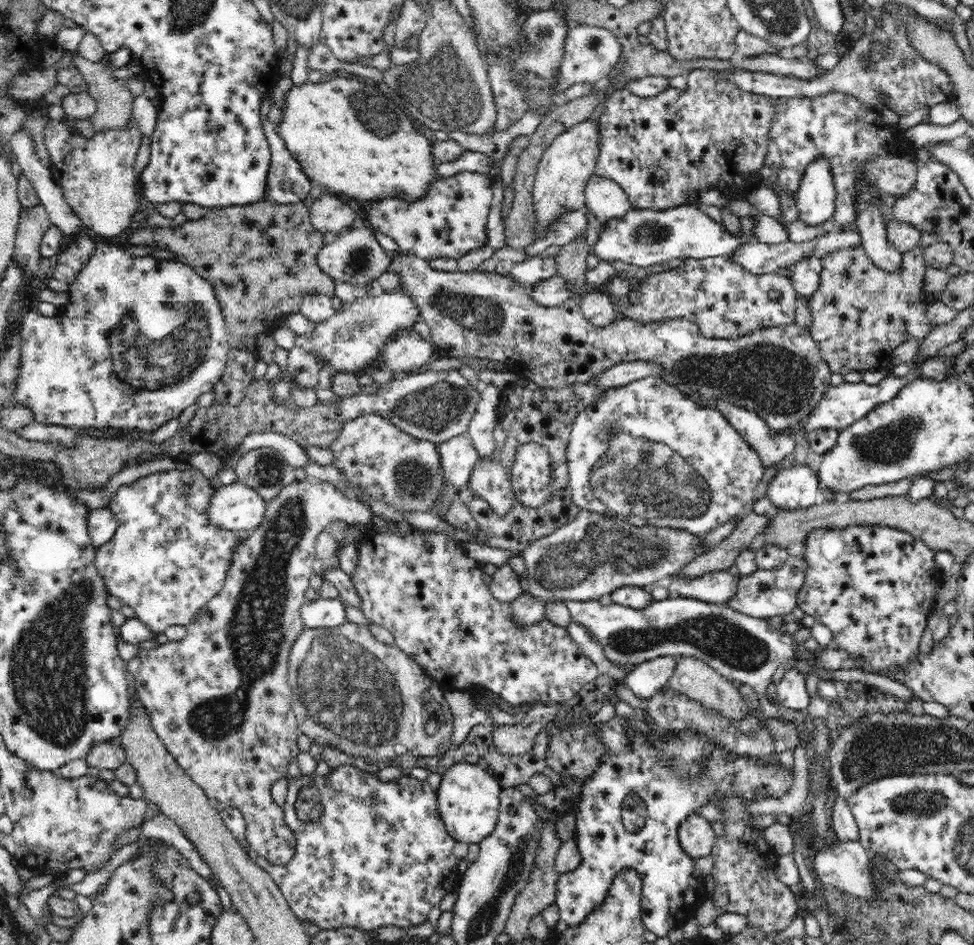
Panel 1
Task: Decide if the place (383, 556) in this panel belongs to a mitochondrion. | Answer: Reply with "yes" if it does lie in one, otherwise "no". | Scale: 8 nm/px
no

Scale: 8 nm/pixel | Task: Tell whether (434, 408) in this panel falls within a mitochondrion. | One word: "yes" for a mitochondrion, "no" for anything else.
yes

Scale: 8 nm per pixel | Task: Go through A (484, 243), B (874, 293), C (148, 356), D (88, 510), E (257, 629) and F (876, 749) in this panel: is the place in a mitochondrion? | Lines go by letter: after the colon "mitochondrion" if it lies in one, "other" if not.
A: other
B: mitochondrion
C: mitochondrion
D: other
E: mitochondrion
F: mitochondrion

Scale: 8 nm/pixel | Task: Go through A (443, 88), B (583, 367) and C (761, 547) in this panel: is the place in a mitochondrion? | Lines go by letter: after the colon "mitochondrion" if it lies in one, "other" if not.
A: mitochondrion
B: other
C: other

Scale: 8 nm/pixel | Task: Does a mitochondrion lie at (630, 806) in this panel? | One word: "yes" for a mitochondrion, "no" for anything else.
no

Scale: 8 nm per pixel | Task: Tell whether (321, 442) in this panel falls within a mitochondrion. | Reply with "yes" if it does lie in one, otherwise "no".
no

